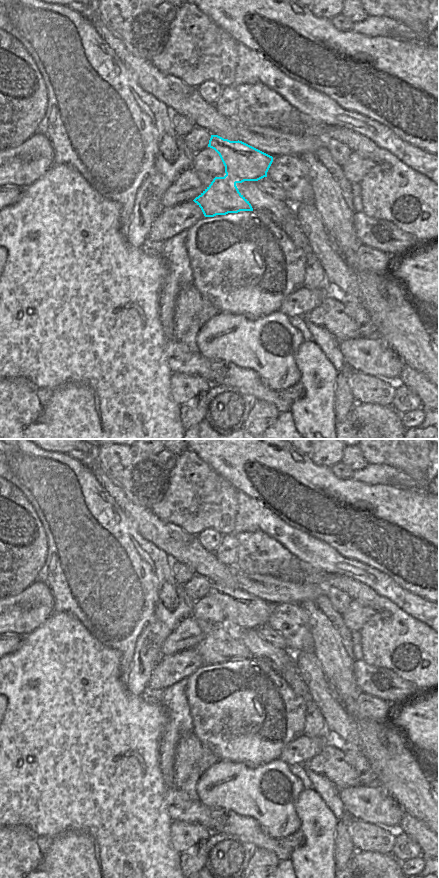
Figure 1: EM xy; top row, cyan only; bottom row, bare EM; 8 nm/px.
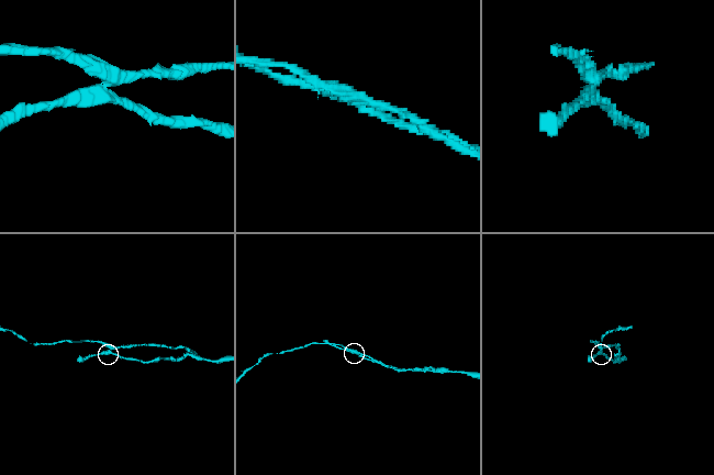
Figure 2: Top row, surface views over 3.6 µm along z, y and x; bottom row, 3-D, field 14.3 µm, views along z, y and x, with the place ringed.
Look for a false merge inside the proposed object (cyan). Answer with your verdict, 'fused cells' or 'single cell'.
fused cells

